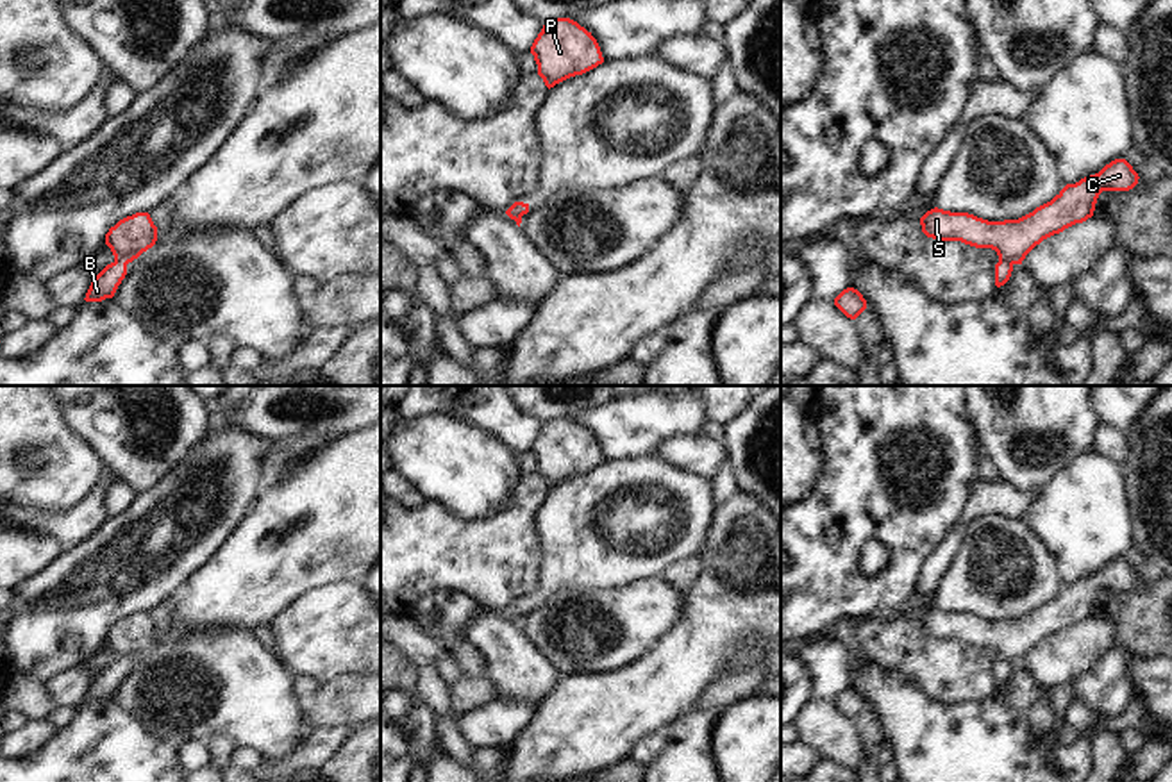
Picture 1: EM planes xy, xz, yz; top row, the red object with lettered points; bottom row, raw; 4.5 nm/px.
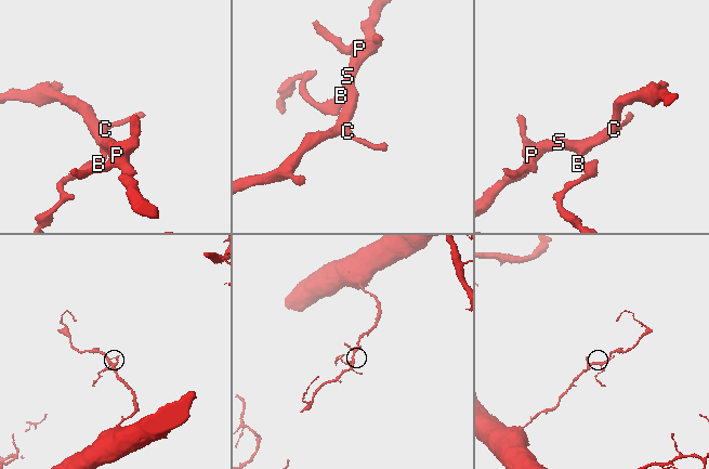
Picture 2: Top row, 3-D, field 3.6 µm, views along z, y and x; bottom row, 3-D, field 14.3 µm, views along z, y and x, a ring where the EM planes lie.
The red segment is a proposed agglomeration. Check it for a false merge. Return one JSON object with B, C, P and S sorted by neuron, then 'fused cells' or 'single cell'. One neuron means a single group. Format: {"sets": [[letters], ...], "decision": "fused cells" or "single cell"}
{"sets": [["B"], ["C", "P", "S"]], "decision": "fused cells"}

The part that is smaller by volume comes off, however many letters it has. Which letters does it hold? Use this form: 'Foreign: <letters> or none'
Foreign: B

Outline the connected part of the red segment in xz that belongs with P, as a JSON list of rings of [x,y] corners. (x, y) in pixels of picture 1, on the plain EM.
[[[570,418],[545,421],[531,453],[538,464],[538,475],[548,489],[604,462],[591,432]]]

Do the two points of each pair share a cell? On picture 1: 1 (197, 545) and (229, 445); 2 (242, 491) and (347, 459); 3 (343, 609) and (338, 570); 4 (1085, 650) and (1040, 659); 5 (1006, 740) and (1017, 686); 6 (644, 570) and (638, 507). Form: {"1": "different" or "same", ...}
{"1": "same", "2": "different", "3": "different", "4": "same", "5": "different", "6": "same"}

